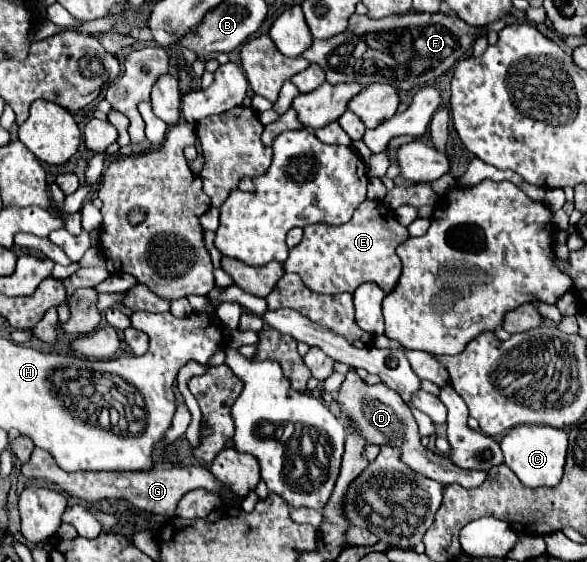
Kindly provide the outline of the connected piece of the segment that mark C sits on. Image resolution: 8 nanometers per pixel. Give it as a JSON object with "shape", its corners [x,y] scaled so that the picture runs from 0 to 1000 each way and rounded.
{"shape":[[[882,756],[869,763],[855,781],[859,824],[879,842],[879,849],[896,867],[944,867],[957,852],[968,778],[964,767],[944,760],[920,760],[920,756]]]}

